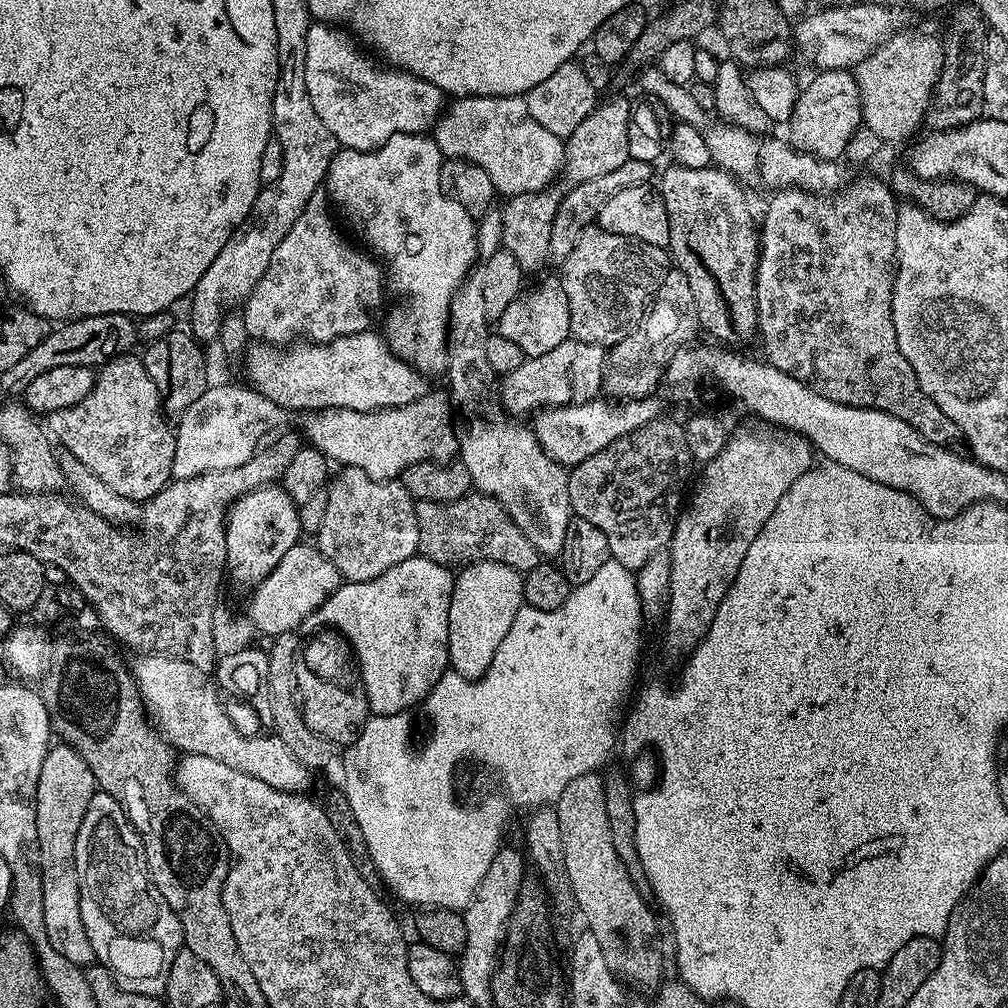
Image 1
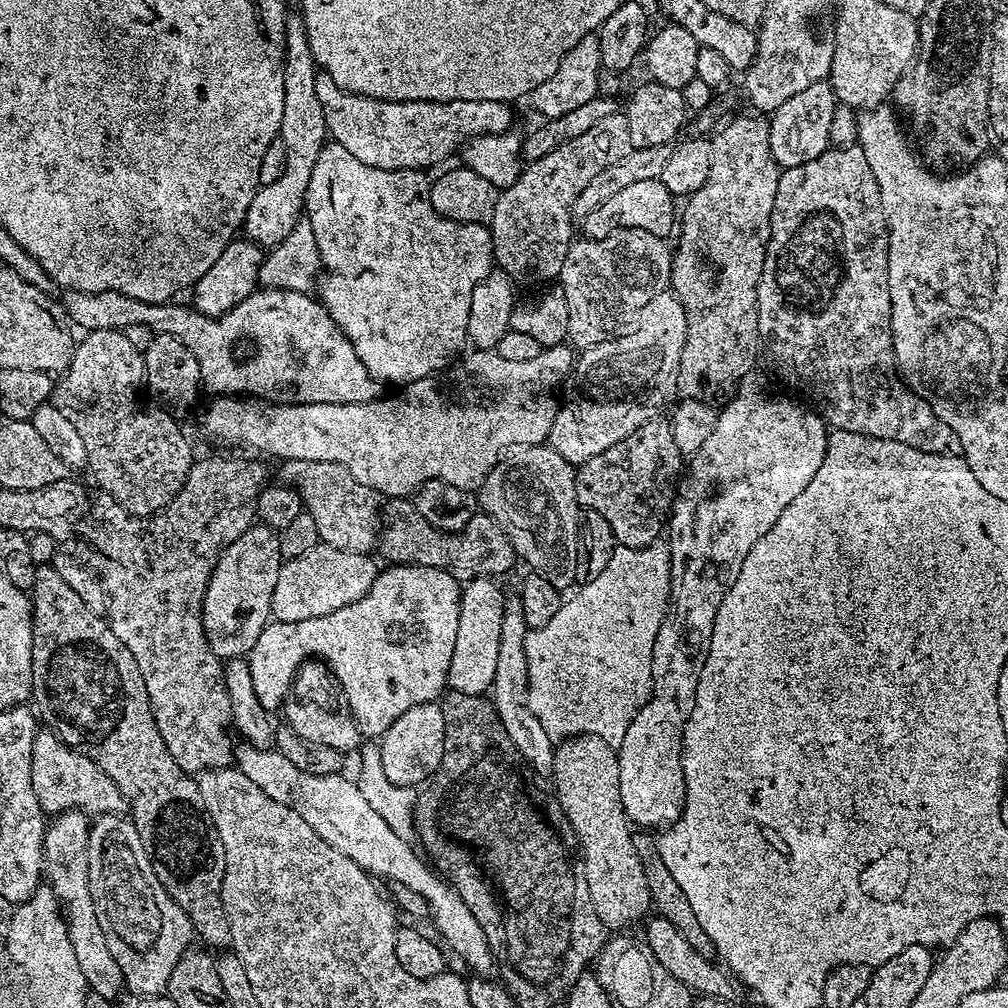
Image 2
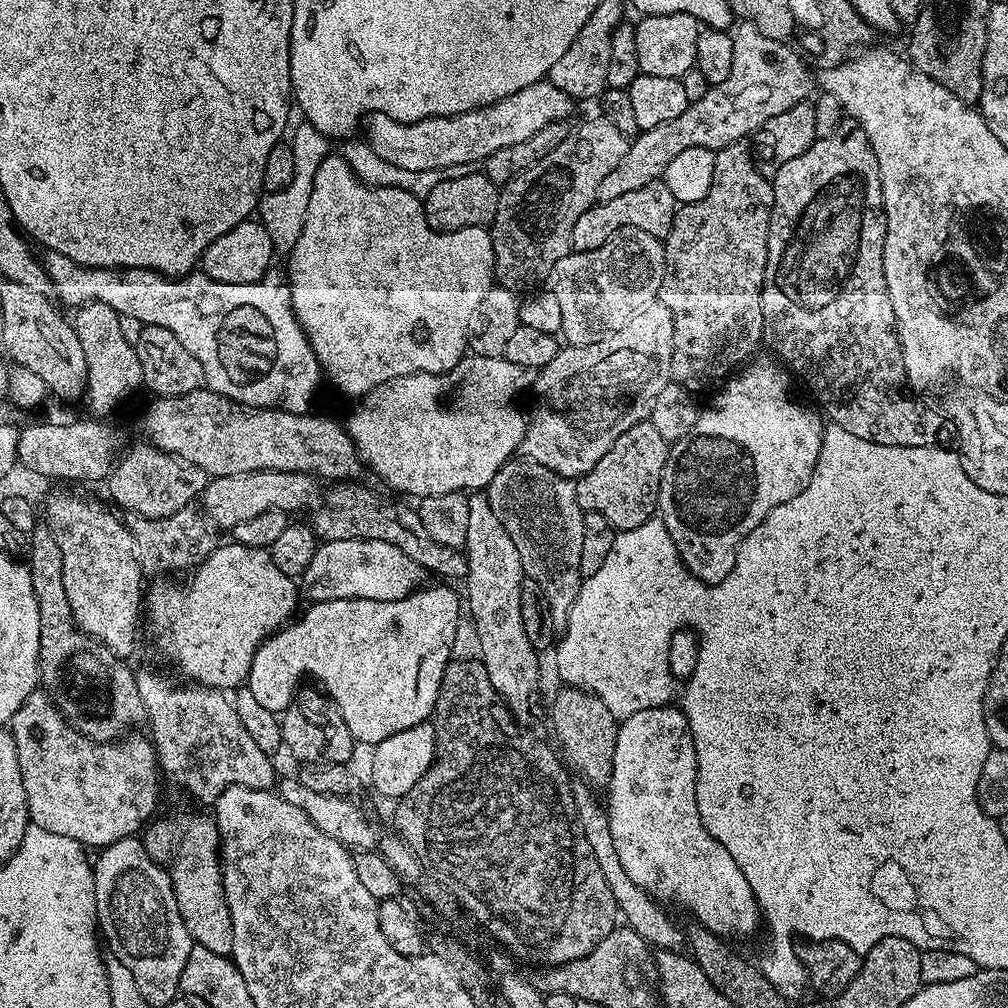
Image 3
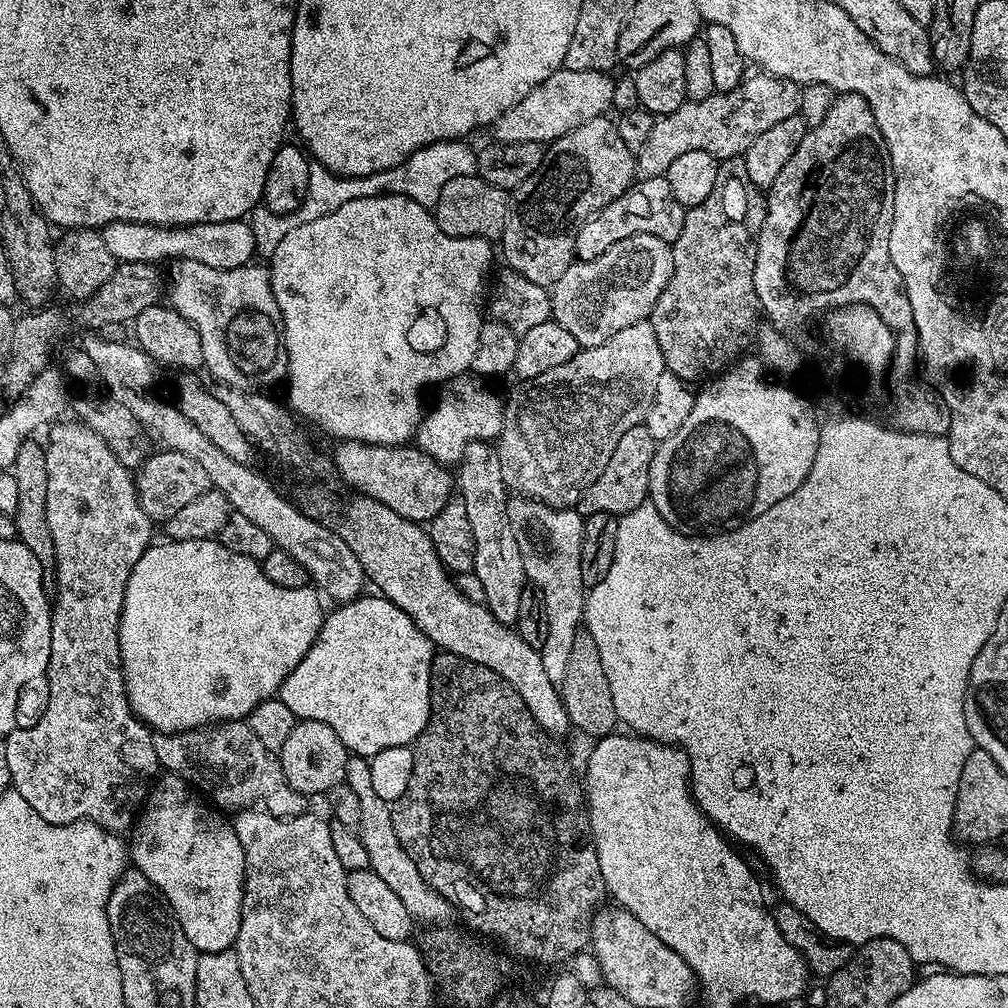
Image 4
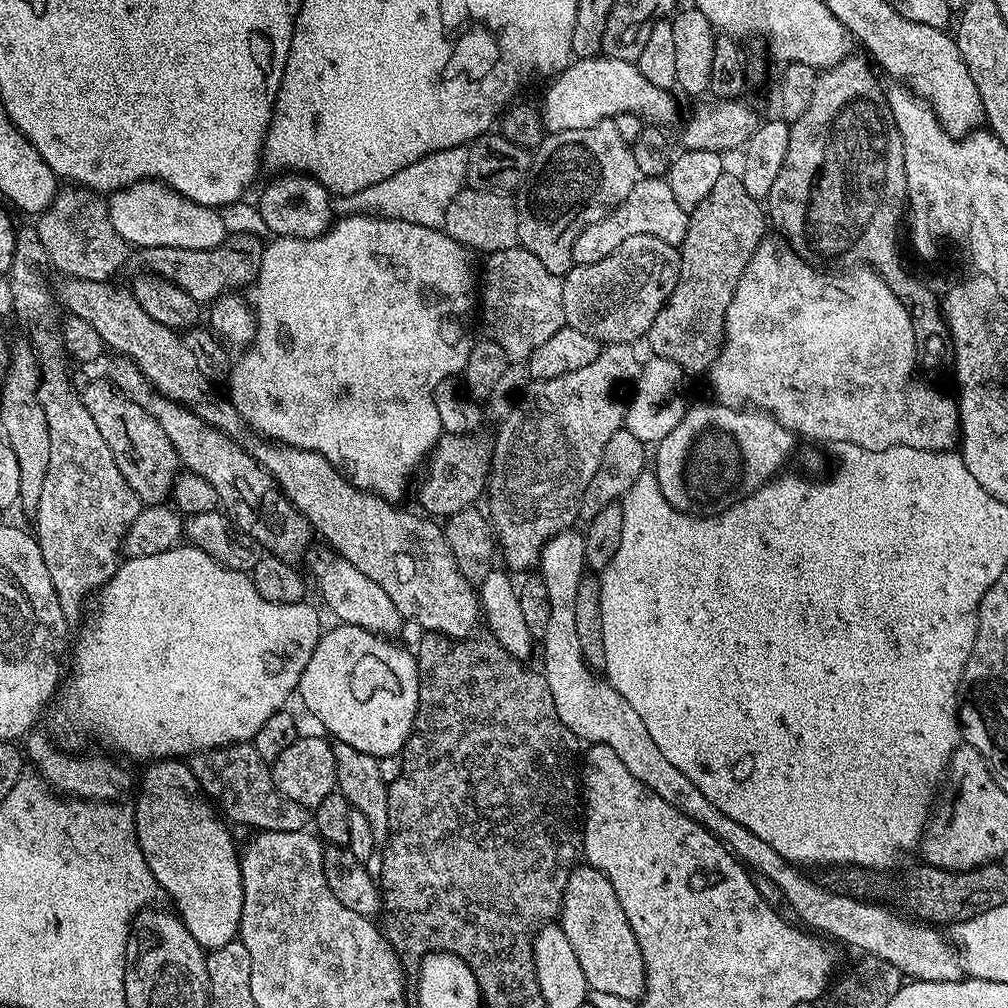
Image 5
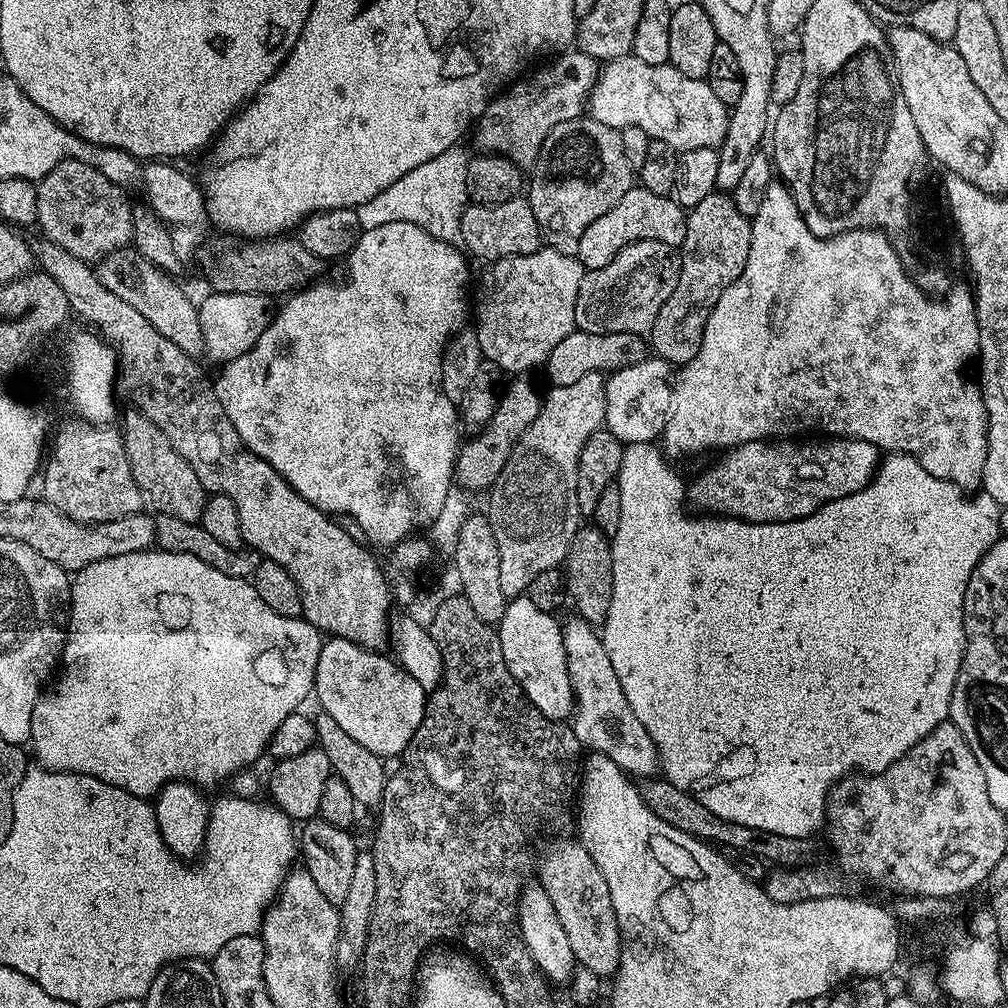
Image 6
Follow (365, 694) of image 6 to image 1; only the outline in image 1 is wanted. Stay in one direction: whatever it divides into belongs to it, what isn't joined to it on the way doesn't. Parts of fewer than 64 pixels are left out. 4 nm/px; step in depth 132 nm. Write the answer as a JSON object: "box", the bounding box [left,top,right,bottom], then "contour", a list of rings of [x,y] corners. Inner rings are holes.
{"box":[322,555,453,716],"contour":[[[414,555],[406,558],[406,562],[398,562],[398,566],[390,566],[390,570],[386,570],[386,574],[378,574],[378,578],[367,580],[366,582],[341,583],[340,589],[324,603],[322,615],[329,629],[341,632],[344,639],[352,645],[354,659],[360,670],[360,681],[364,683],[364,693],[368,699],[368,707],[377,716],[399,716],[407,713],[407,708],[412,708],[427,700],[429,694],[432,693],[432,687],[436,685],[444,673],[449,671],[448,646],[447,646],[447,619],[449,617],[450,600],[453,583],[453,573],[449,571],[445,565],[434,562],[430,558],[422,555]]]}

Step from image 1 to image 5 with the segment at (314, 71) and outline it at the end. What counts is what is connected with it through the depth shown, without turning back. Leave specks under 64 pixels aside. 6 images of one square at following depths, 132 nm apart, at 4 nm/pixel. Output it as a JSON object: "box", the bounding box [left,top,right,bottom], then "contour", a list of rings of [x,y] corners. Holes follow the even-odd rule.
{"box":[538,55,676,133],"contour":[[[599,55],[591,60],[576,60],[551,81],[552,84],[544,92],[544,105],[538,111],[542,123],[549,133],[562,130],[586,130],[586,126],[594,126],[603,120],[615,118],[618,114],[633,112],[644,117],[645,121],[656,126],[668,126],[676,116],[676,100],[667,88],[654,86],[654,82],[646,82],[646,74],[637,64],[630,60],[615,60],[606,55]]]}

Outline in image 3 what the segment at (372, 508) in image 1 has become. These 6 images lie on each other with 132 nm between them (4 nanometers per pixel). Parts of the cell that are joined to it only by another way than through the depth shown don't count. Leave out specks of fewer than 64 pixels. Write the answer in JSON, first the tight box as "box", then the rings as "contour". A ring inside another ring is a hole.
{"box":[202,470,322,530],"contour":[[[262,470],[250,474],[214,476],[209,479],[202,493],[202,501],[204,500],[202,512],[217,529],[224,528],[224,530],[238,526],[238,522],[247,522],[257,514],[266,514],[266,510],[278,510],[289,514],[304,511],[307,513],[322,499],[322,488],[319,486],[321,487],[317,477],[310,476],[307,472]]]}

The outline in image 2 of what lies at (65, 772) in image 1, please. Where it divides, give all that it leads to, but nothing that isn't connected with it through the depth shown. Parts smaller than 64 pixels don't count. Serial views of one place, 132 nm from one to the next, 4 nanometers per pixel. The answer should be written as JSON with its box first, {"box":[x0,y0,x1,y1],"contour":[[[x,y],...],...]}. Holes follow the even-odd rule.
{"box":[43,811,126,1001],"contour":[[[80,811],[61,812],[51,817],[44,830],[43,875],[59,900],[62,915],[68,922],[70,946],[74,946],[74,958],[78,958],[85,985],[91,991],[102,994],[102,998],[115,1001],[125,991],[126,985],[122,966],[118,966],[114,954],[110,954],[110,945],[106,943],[106,934],[98,922],[94,898],[90,894],[89,827],[89,817]]]}

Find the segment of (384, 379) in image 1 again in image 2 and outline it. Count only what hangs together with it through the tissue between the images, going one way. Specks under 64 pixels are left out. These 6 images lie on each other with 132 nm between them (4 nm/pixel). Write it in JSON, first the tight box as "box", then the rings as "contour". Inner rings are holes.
{"box":[63,287,386,404],"contour":[[[261,287],[259,290],[252,292],[250,298],[242,298],[242,302],[238,302],[229,312],[221,316],[203,316],[201,312],[196,311],[195,307],[183,308],[182,305],[176,304],[180,302],[169,302],[167,304],[138,302],[138,298],[128,298],[126,294],[118,294],[114,290],[102,290],[101,292],[65,291],[63,295],[64,311],[67,312],[69,321],[77,329],[80,327],[80,330],[89,332],[94,330],[123,330],[131,323],[137,323],[152,328],[156,334],[165,332],[174,338],[178,338],[194,354],[194,358],[198,358],[203,387],[207,391],[209,388],[212,394],[243,394],[262,400],[271,400],[273,404],[361,404],[362,402],[374,402],[385,395],[386,392],[385,385],[381,381],[375,380],[370,374],[370,370],[366,370],[366,366],[362,366],[362,358],[358,358],[358,354],[354,354],[354,346],[350,342],[350,338],[346,338],[346,334],[342,334],[342,330],[334,322],[334,318],[330,318],[330,314],[326,311],[324,305],[320,303],[315,295],[307,292]]]}

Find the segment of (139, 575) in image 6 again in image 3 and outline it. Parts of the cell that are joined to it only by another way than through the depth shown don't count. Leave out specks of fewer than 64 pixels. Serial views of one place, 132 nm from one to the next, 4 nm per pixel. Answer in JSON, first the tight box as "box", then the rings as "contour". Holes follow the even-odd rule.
{"box":[146,542,298,690],"contour":[[[235,542],[221,543],[219,546],[213,548],[212,552],[204,559],[199,566],[191,573],[192,585],[189,588],[179,588],[176,584],[171,584],[171,579],[160,578],[152,589],[147,589],[146,592],[146,620],[152,623],[152,632],[156,636],[160,636],[156,640],[156,644],[169,656],[170,659],[176,663],[176,668],[181,672],[183,679],[188,682],[195,682],[203,684],[206,688],[218,688],[221,690],[236,690],[247,681],[250,674],[250,666],[254,662],[254,654],[257,648],[272,635],[273,632],[284,627],[293,619],[296,608],[296,592],[298,596],[298,588],[294,585],[293,577],[282,574],[282,570],[278,570],[278,566],[274,566],[274,558],[271,551],[266,548],[251,548],[250,546],[242,546]]]}

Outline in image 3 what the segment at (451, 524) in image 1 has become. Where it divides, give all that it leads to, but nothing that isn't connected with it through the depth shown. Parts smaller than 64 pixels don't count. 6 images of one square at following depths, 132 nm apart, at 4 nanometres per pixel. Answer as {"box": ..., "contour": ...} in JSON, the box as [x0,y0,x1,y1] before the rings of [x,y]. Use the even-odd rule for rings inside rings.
{"box":[310,482,468,581],"contour":[[[336,482],[332,488],[323,493],[322,499],[310,512],[310,523],[321,541],[325,540],[377,540],[390,542],[402,550],[409,558],[414,558],[418,566],[422,566],[435,576],[445,576],[445,581],[463,581],[468,574],[468,561],[465,553],[458,548],[442,546],[434,542],[426,534],[426,526],[422,526],[422,518],[415,507],[396,505],[392,500],[383,500],[376,492],[356,484],[360,482]]]}

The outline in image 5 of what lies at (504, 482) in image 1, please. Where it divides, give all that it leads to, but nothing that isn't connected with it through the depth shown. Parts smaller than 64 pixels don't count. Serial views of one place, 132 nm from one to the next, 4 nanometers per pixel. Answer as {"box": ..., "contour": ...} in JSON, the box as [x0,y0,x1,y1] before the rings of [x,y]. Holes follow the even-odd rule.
{"box":[538,530,962,982],"contour":[[[578,530],[560,532],[540,551],[538,574],[546,582],[546,590],[550,593],[550,623],[546,626],[546,634],[542,637],[544,644],[544,668],[542,674],[550,686],[550,694],[554,694],[554,706],[558,709],[558,718],[566,722],[566,726],[576,739],[587,742],[589,745],[601,744],[610,746],[614,754],[618,754],[622,766],[642,782],[662,802],[670,802],[674,810],[686,814],[694,822],[698,822],[710,834],[714,834],[726,845],[732,855],[751,870],[757,877],[765,876],[778,891],[784,895],[783,903],[791,908],[793,917],[805,929],[816,934],[829,932],[836,940],[844,944],[853,944],[861,948],[861,953],[877,956],[890,966],[898,966],[901,977],[926,982],[946,982],[959,980],[962,976],[962,965],[957,949],[947,939],[939,936],[937,929],[932,926],[923,926],[909,919],[904,920],[878,908],[865,899],[851,894],[835,896],[820,884],[815,884],[808,877],[803,876],[797,865],[790,864],[782,859],[774,846],[762,842],[758,834],[750,834],[746,826],[738,826],[734,818],[726,818],[674,762],[666,759],[666,754],[658,750],[654,738],[650,738],[650,730],[646,730],[646,722],[638,718],[634,706],[614,690],[603,675],[597,674],[582,658],[582,646],[578,643],[578,625],[574,615],[574,602],[578,602],[578,586],[586,575],[586,546],[584,532]]]}

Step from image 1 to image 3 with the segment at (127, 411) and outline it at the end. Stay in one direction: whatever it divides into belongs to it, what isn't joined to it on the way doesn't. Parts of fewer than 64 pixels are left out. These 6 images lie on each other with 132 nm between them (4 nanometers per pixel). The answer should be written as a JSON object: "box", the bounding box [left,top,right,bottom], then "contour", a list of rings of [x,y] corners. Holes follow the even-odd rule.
{"box":[74,302,209,520],"contour":[[[104,302],[84,304],[74,312],[74,327],[78,334],[78,342],[82,342],[82,354],[86,354],[88,367],[88,386],[86,401],[93,417],[108,418],[112,408],[116,408],[128,395],[132,388],[140,388],[144,382],[142,362],[138,358],[135,347],[122,338],[119,326],[119,314],[110,310]],[[139,442],[128,453],[117,459],[110,475],[107,477],[108,492],[112,495],[111,503],[117,509],[129,508],[137,517],[145,520],[166,518],[178,510],[189,507],[192,499],[199,497],[209,482],[209,475],[198,466],[182,458],[172,456],[153,448],[147,442]]]}

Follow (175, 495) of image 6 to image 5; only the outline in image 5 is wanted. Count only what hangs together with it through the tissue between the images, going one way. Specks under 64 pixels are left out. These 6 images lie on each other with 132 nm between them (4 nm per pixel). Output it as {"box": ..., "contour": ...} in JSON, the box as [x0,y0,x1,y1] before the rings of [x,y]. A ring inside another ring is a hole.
{"box":[82,379,182,505],"contour":[[[111,379],[90,381],[82,395],[86,410],[90,410],[98,431],[106,438],[106,446],[110,446],[110,454],[114,454],[118,470],[122,470],[122,478],[126,478],[141,505],[165,503],[171,497],[182,465],[162,426],[158,426],[156,419],[146,414],[138,402],[130,402],[130,398],[122,395]]]}

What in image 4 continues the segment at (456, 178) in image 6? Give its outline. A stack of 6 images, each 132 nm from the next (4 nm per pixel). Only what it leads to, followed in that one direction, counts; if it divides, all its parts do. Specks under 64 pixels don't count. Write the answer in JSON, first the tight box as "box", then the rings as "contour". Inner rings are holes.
{"box":[250,139,477,258],"contour":[[[459,139],[443,140],[437,144],[420,148],[398,166],[369,176],[335,176],[326,166],[315,162],[309,163],[310,182],[306,184],[306,198],[302,202],[302,206],[298,206],[298,210],[288,212],[285,216],[279,216],[277,212],[272,212],[263,206],[252,209],[250,223],[254,234],[256,256],[271,258],[274,250],[278,250],[278,242],[282,242],[282,238],[286,238],[286,234],[290,230],[294,230],[306,222],[314,222],[314,218],[319,216],[334,214],[334,210],[338,210],[338,206],[358,198],[391,194],[410,198],[421,204],[423,208],[435,209],[438,194],[442,194],[442,186],[446,186],[446,182],[450,182],[450,178],[477,175],[477,155],[475,147],[472,149],[468,142]]]}

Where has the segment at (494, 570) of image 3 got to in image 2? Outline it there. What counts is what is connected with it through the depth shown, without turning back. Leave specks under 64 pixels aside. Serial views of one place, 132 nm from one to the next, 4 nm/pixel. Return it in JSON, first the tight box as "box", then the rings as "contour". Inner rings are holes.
{"box":[490,594,554,778],"contour":[[[512,594],[504,601],[502,614],[501,637],[498,643],[498,664],[495,667],[490,699],[500,716],[502,726],[506,726],[506,734],[510,734],[510,742],[518,750],[525,764],[533,773],[545,778],[551,777],[554,766],[553,737],[538,722],[538,718],[528,708],[528,667],[526,666],[526,634],[530,629],[526,626],[526,618],[522,618],[522,602],[519,595]]]}

